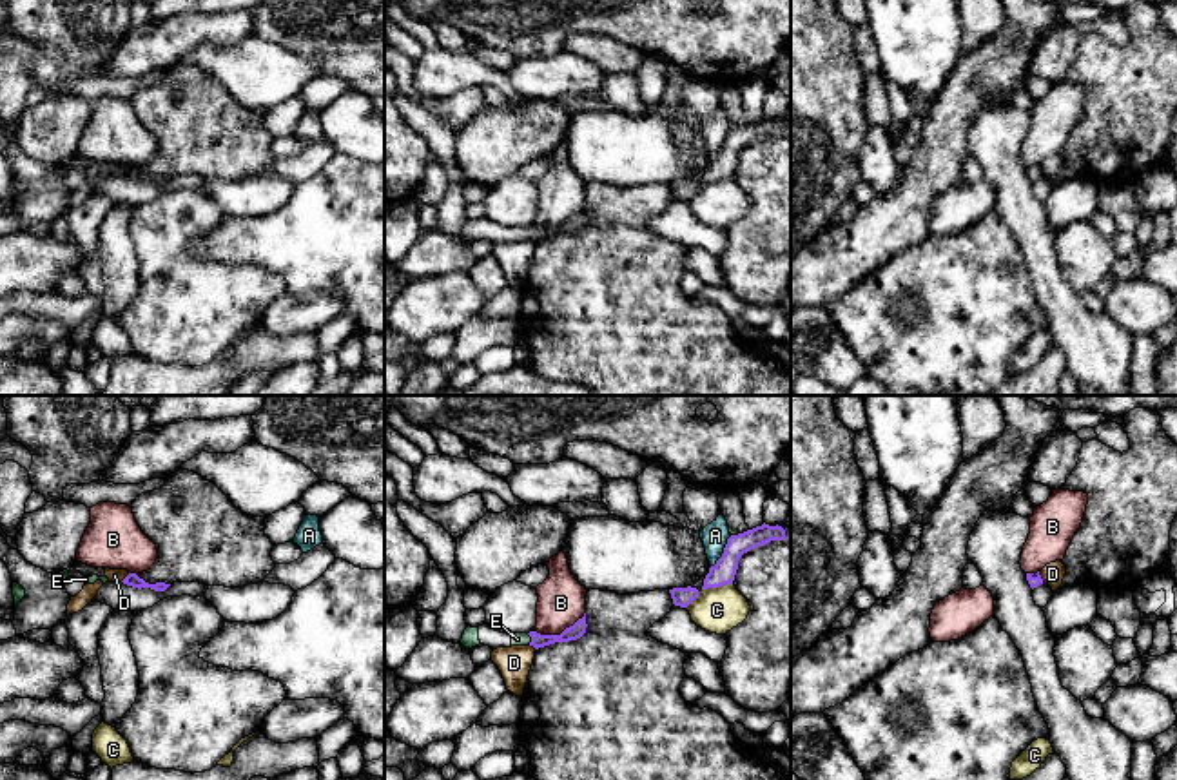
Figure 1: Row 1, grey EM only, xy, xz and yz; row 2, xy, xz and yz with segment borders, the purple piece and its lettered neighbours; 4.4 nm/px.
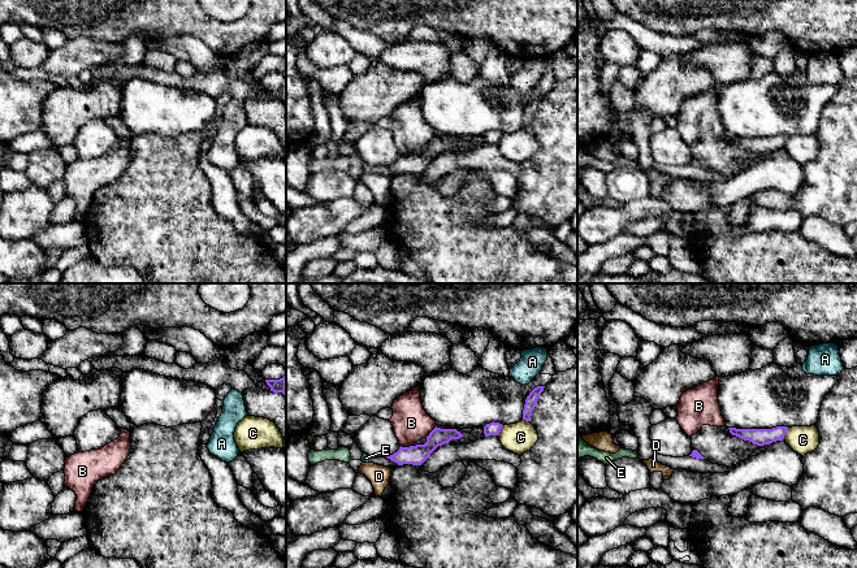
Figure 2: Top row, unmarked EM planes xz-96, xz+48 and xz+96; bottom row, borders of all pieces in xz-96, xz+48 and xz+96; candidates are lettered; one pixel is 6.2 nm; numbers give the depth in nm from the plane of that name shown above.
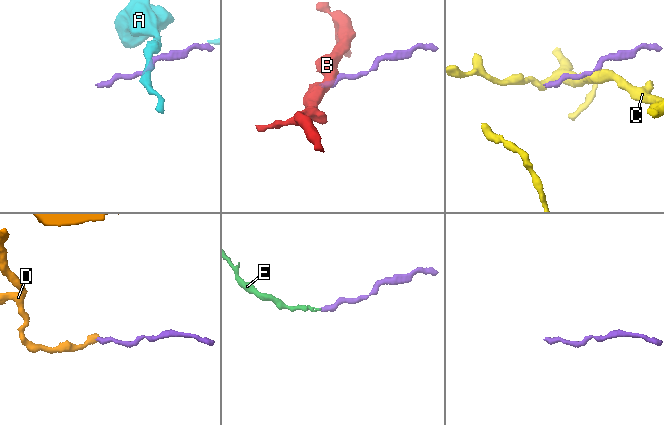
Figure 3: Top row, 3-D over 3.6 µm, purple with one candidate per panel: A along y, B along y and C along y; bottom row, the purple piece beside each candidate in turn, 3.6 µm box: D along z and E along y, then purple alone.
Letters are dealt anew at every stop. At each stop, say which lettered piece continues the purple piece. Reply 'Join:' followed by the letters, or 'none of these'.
Join: E

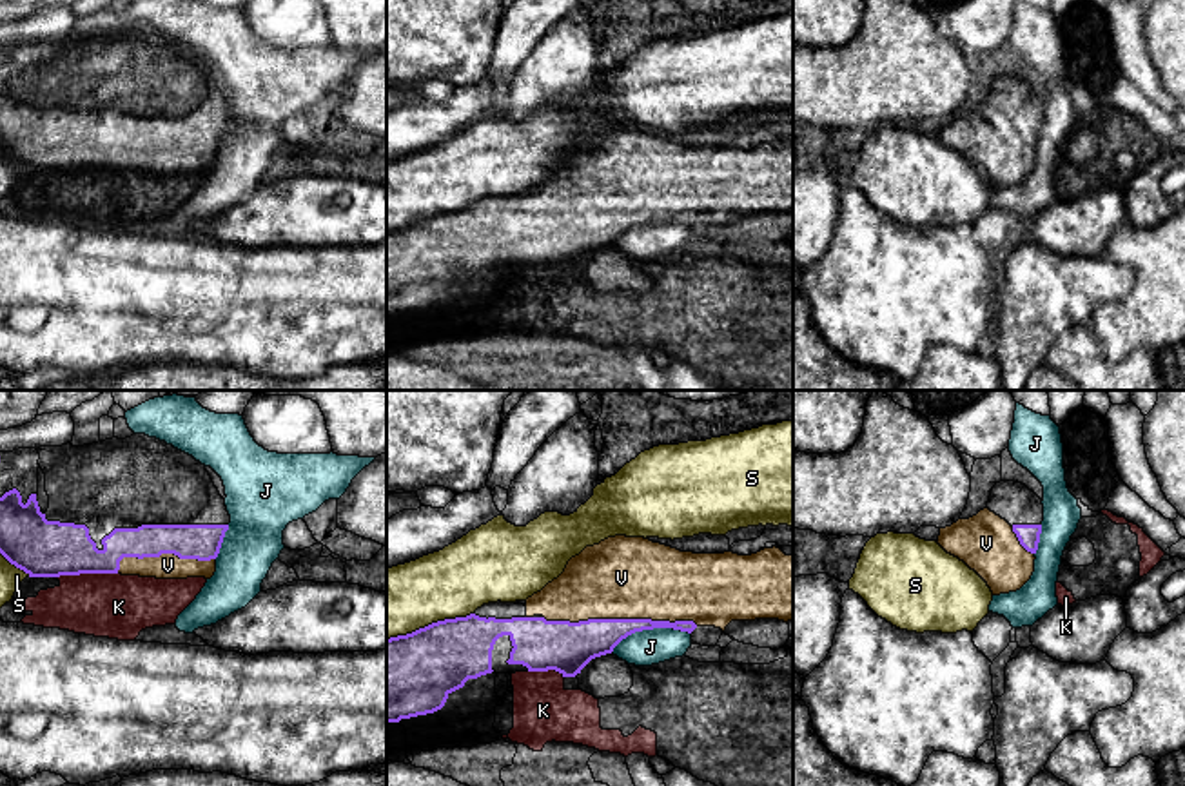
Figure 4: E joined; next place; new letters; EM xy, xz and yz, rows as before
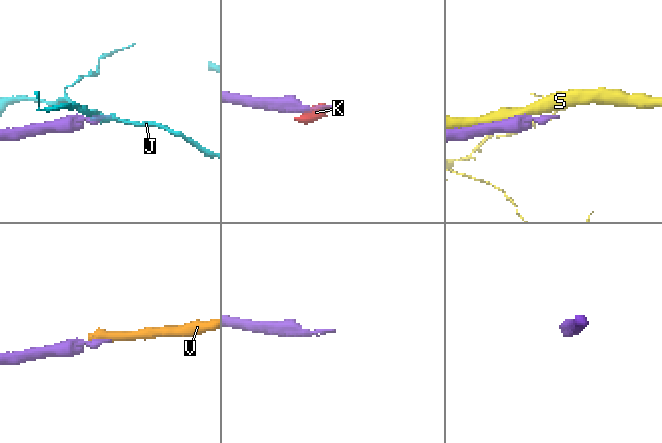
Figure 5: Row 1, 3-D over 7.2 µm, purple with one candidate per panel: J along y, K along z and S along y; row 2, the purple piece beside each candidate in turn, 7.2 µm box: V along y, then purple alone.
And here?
Join: V

